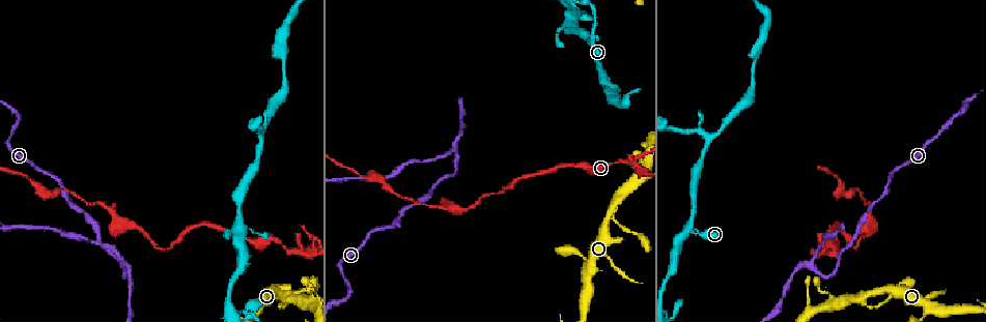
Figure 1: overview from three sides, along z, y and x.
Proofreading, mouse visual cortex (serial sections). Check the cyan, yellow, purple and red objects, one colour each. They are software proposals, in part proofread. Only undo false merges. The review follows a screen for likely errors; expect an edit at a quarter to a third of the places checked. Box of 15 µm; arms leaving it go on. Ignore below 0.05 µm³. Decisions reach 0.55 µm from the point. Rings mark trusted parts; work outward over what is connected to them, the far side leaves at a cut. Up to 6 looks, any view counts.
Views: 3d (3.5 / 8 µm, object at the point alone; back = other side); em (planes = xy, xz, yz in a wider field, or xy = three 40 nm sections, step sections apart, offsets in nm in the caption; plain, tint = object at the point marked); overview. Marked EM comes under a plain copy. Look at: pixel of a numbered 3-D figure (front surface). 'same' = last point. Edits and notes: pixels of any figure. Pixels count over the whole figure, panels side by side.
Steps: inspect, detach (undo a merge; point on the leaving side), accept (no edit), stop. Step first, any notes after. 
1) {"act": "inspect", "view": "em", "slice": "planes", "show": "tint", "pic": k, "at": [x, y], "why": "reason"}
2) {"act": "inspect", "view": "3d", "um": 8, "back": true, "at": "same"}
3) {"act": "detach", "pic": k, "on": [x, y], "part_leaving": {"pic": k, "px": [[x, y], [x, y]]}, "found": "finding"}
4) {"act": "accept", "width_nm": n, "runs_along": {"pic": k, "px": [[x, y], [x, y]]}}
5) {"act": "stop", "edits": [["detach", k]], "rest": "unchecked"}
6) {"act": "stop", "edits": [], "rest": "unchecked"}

{"act": "inspect", "view": "3d", "um": 8, "pic": 1, "at": [689, 228]}

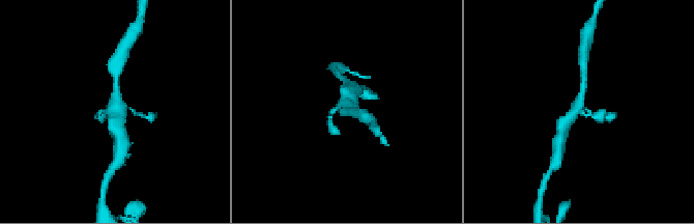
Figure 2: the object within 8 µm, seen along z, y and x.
{"act": "inspect", "view": "3d", "um": 3.5, "back": true, "pic": 2, "at": [580, 104]}

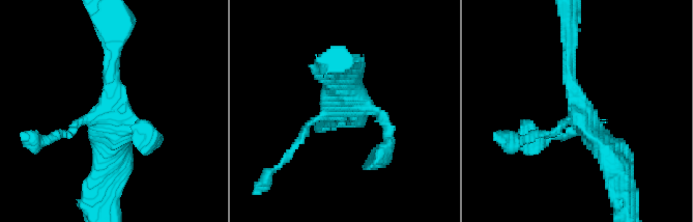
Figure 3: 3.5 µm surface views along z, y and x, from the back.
{"act": "inspect", "view": "em", "slice": "xy", "step": 2, "show": "tint", "pic": 3, "at": [103, 112], "why": "shape alone is not enough"}

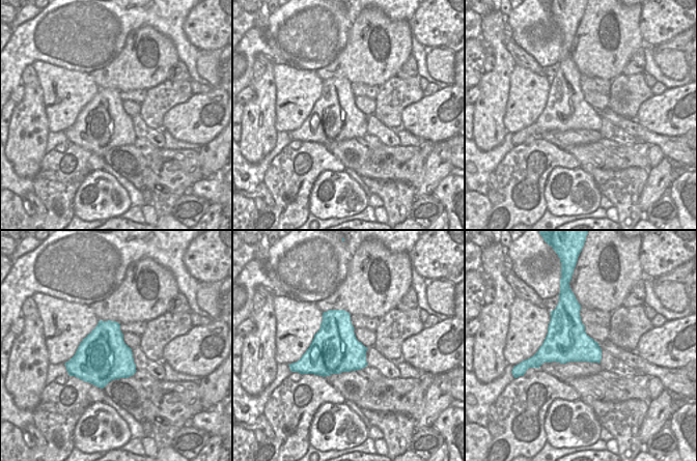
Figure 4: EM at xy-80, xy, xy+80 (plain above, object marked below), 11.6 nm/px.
{"act": "accept", "runs_along": {"pic": 3, "px": [[58, 136], [109, 107], [112, 50]]}, "found": "all the same cell"}

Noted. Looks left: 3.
{"act": "inspect", "view": "3d", "um": 8, "pic": 1, "at": [595, 48], "why": "sharp bend"}

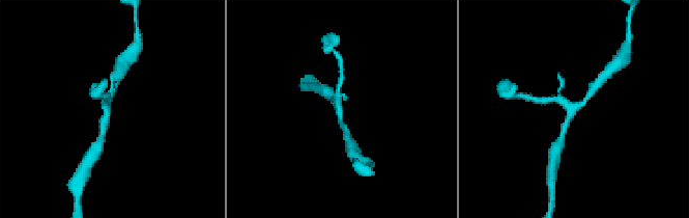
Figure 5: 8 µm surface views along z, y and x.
{"act": "inspect", "view": "em", "slice": "xy", "step": 3, "show": "tint", "pic": 5, "at": [572, 110], "arms": 3, "arm_widths_nm": [200, 200, 200], "why": "need the tissue"}

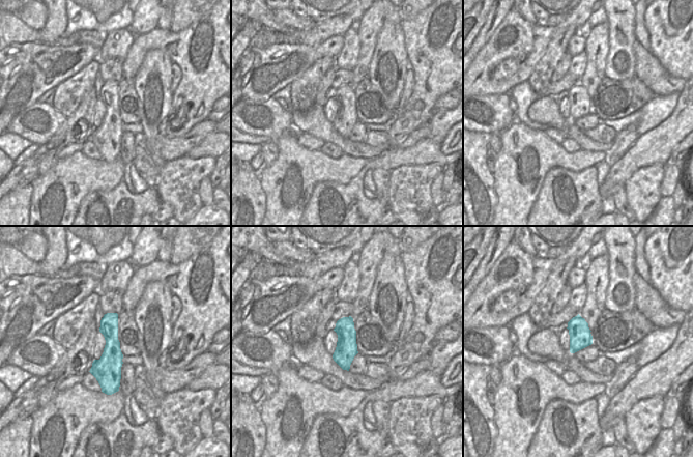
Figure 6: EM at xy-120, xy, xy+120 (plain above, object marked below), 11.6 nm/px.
{"act": "accept", "runs_along": {"pic": 6, "px": [[114, 315], [111, 319], [109, 386]]}, "found": "continuous, no second cell"}

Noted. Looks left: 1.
{"act": "stop", "edits": [], "rest": "unchecked"}

